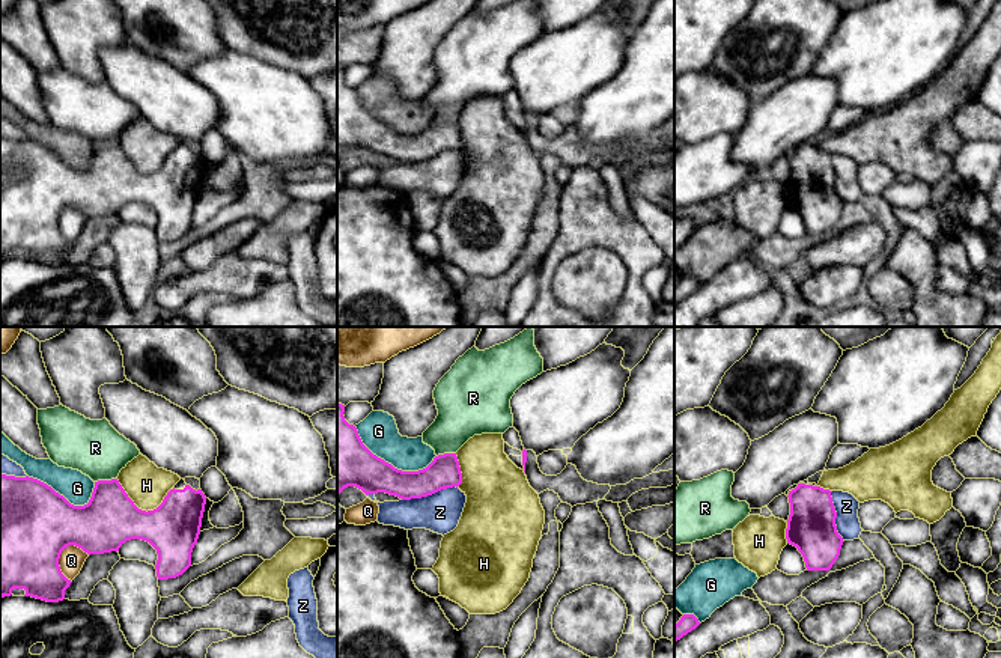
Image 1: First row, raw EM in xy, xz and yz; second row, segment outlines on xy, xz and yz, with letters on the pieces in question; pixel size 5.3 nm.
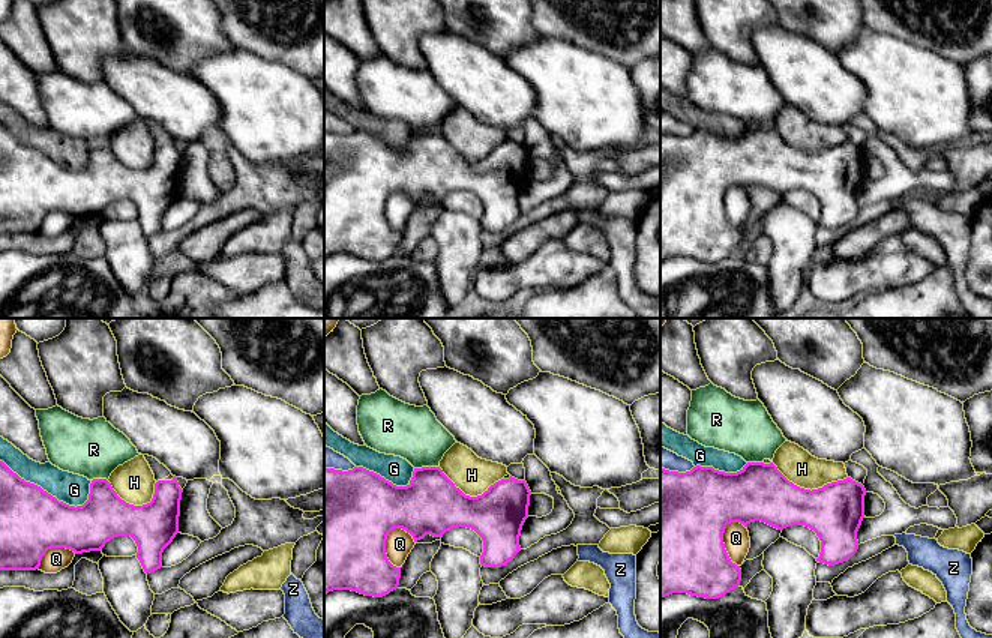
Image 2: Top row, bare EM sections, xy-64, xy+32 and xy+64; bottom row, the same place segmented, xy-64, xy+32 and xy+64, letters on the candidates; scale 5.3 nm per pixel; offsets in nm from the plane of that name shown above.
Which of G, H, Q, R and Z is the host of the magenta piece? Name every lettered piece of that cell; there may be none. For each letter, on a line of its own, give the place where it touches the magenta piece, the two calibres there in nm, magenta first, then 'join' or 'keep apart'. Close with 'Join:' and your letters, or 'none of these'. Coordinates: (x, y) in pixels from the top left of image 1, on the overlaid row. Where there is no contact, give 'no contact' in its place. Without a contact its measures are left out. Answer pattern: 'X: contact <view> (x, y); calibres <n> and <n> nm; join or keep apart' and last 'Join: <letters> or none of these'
G: contact xz (390, 464); calibres 280 and 200 nm; keep apart
H: contact xy (143, 511); calibres 300 and 220 nm; keep apart
Q: contact xy (57, 560); calibres 500 and 130 nm; keep apart
R: contact xy (106, 481); calibres 300 and 300 nm; keep apart
Z: contact xz (429, 494); calibres 170 and 220 nm; keep apart
Join: none of these

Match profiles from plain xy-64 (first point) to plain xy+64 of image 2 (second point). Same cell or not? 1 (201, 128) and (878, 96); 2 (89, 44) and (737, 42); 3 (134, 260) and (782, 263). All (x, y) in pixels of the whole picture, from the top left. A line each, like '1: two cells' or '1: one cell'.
1: two cells
2: one cell
3: one cell

